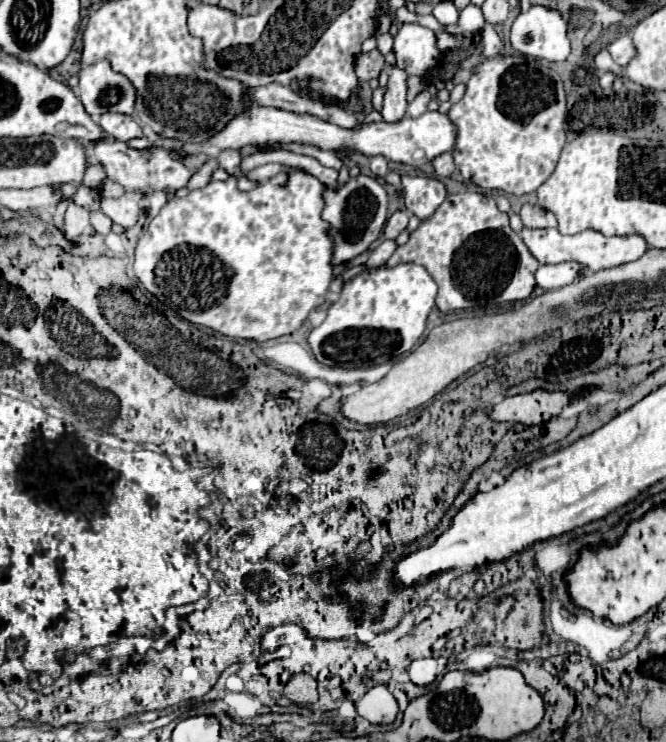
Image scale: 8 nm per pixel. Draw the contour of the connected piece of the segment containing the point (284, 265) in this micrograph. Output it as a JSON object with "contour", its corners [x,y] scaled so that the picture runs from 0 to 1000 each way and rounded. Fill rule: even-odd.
{"contour":[[[410,220],[374,230],[374,239],[386,244],[419,230],[434,233],[428,252],[395,247],[365,260],[356,255],[356,241],[338,241],[317,244],[305,255],[251,271],[248,279],[221,298],[203,336],[200,363],[215,387],[275,430],[350,457],[401,460],[446,446],[464,422],[488,408],[500,379],[497,319],[491,317],[491,301],[482,295],[482,260],[488,249],[470,236]]]}

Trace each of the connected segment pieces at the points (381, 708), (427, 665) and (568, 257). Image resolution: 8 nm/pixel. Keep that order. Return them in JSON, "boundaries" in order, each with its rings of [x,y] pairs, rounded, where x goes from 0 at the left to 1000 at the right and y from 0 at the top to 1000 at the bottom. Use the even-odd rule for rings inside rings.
{"boundaries":[[[[563,923],[554,929],[536,947],[536,961],[551,969],[554,974],[569,974],[569,977],[584,977],[596,966],[596,945],[590,934],[581,929],[581,923]]],[[[626,888],[614,896],[614,915],[623,923],[644,923],[656,912],[656,894],[650,888]]],[[[785,309],[782,311],[785,327],[794,333],[800,346],[809,354],[845,354],[845,352],[863,352],[869,354],[881,368],[893,368],[899,363],[914,363],[929,354],[944,354],[959,349],[971,338],[971,327],[965,327],[962,317],[947,319],[908,319],[896,311],[872,311],[866,317],[842,317],[836,309]]]]}

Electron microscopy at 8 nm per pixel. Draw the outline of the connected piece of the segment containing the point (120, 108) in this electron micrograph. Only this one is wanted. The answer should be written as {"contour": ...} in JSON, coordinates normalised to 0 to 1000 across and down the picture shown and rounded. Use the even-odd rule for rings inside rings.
{"contour":[[[161,82],[140,85],[119,96],[119,133],[134,155],[155,155],[161,150],[200,155],[206,123],[200,112],[167,93]]]}

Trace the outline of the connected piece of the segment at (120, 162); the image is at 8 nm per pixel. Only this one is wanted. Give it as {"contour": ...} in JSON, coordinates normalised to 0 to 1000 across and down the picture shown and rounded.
{"contour":[[[155,182],[146,190],[134,190],[131,198],[140,206],[140,214],[152,220],[161,230],[161,239],[179,249],[188,252],[188,257],[212,260],[212,263],[227,263],[239,255],[275,255],[290,236],[275,220],[263,220],[257,209],[245,209],[245,204],[233,204],[233,209],[209,209],[209,204],[197,204],[191,193],[176,190],[170,185]]]}

